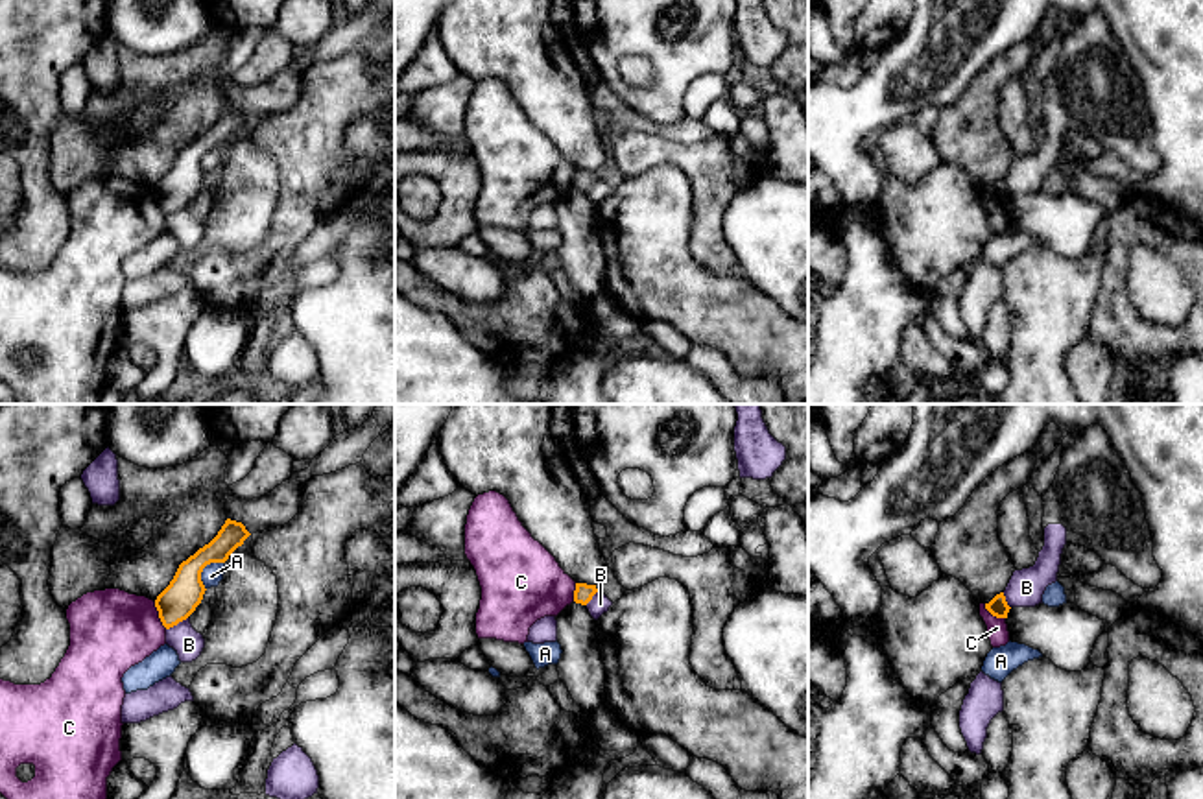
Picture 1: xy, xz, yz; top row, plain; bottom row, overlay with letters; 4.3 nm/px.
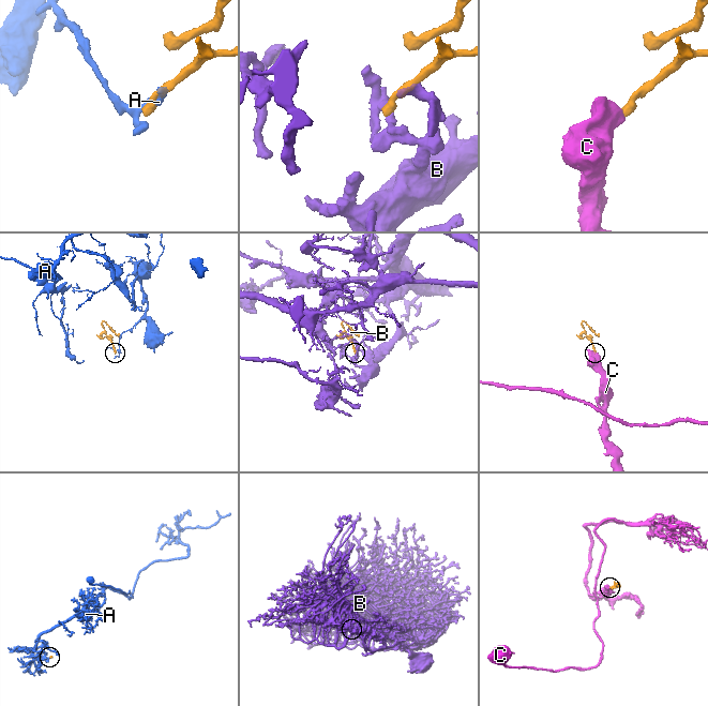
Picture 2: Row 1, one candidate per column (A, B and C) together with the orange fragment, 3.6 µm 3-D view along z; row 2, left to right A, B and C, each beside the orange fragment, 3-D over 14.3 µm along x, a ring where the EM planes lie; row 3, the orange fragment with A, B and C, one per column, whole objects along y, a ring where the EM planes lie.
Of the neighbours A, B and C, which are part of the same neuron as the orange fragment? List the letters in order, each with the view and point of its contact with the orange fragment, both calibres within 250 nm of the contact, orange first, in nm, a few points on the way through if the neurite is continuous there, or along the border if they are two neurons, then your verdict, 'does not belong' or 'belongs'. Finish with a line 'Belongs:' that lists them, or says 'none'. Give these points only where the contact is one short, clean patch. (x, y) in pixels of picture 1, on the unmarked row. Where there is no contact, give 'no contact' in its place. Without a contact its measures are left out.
A: contact xy (203, 154); calibres 160 and 90 nm; border xy (224, 148), (213, 148), (203, 155), (202, 170), (205, 176); does not belong
B: contact xy (176, 211); calibres 160 and 130 nm; belongs
C: contact xy (159, 202); calibres 160 and 360 nm; border xy (154, 189), (159, 207), (166, 214); does not belong
Belongs: B

